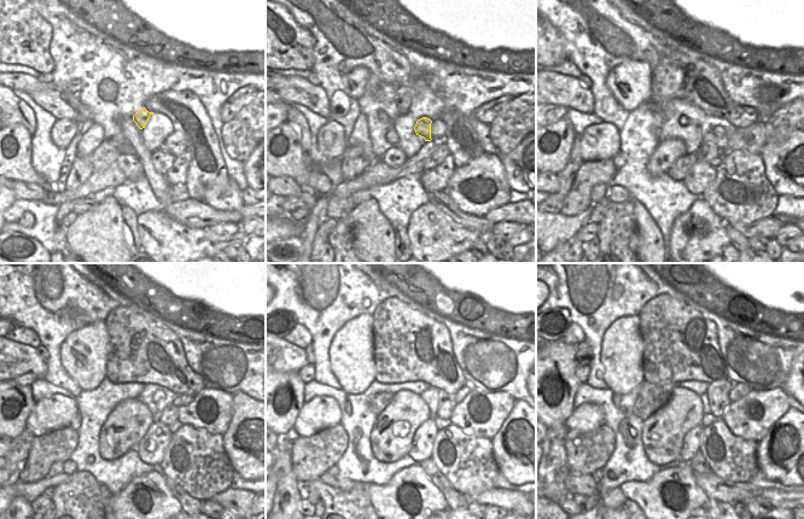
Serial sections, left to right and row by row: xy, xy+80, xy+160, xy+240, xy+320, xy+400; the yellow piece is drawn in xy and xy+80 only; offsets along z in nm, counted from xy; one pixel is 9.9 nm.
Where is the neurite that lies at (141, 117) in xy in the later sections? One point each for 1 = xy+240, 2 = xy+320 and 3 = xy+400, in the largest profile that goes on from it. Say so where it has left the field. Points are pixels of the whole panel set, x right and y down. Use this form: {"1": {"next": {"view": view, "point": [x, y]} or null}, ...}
{"1": {"next": {"view": "xy+240", "point": [210, 409]}}, "2": {"next": {"view": "xy+320", "point": [481, 414]}}, "3": {"next": {"view": "xy+400", "point": [751, 417]}}}

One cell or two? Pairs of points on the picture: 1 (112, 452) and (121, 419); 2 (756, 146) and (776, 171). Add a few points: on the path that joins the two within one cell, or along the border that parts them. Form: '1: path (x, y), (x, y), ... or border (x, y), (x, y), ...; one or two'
1: path (114, 443), (123, 427); one
2: border (768, 139), (759, 153); two

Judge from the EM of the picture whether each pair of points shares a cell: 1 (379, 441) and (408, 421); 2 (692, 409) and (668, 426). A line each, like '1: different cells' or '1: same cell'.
1: same cell
2: same cell

